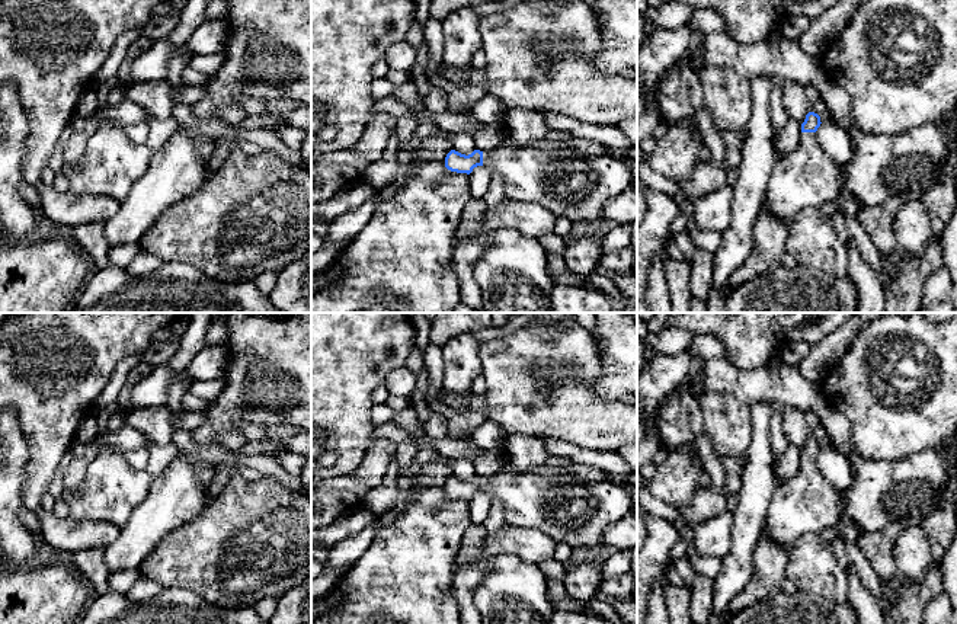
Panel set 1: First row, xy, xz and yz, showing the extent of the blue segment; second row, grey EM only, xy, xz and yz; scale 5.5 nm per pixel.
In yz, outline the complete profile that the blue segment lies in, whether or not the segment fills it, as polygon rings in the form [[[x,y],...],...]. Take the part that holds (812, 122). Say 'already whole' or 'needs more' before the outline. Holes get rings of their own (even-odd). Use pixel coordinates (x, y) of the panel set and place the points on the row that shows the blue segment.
needs more | [[[806,115],[798,145],[774,163],[766,201],[772,215],[787,225],[806,208],[822,208],[842,192],[842,164],[829,157],[816,138],[820,116]]]

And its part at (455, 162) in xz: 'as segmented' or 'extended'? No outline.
extended

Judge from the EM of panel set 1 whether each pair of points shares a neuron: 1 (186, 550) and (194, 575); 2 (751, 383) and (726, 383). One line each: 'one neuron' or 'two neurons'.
1: one neuron
2: one neuron

